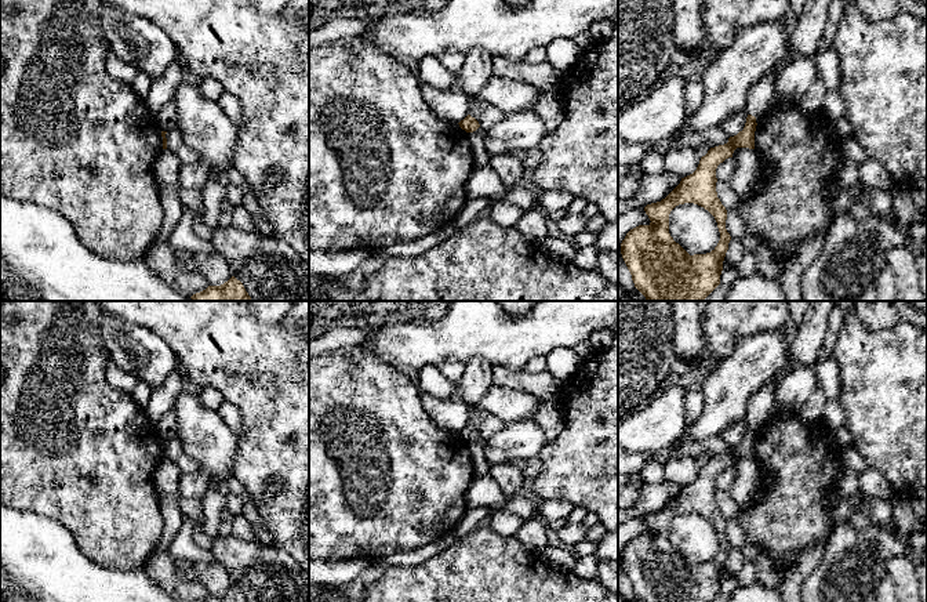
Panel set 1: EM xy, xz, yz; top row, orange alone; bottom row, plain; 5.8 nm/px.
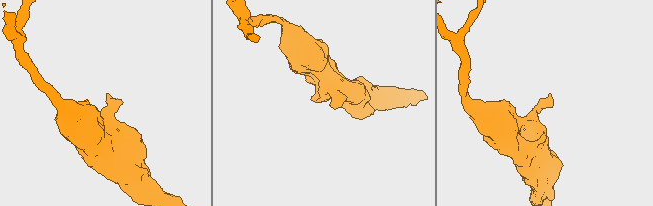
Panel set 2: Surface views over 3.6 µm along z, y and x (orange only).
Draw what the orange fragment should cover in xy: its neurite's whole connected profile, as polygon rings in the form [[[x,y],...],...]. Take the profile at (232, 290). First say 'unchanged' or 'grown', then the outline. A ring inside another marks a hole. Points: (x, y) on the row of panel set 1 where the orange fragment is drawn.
unchanged | [[[232,276],[221,286],[208,286],[190,297],[193,301],[252,301],[243,283]]]

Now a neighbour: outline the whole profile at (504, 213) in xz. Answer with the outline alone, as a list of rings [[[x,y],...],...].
[[[501,197],[492,200],[487,215],[501,226],[515,228],[515,225],[520,221],[523,213],[524,211],[520,207]]]

